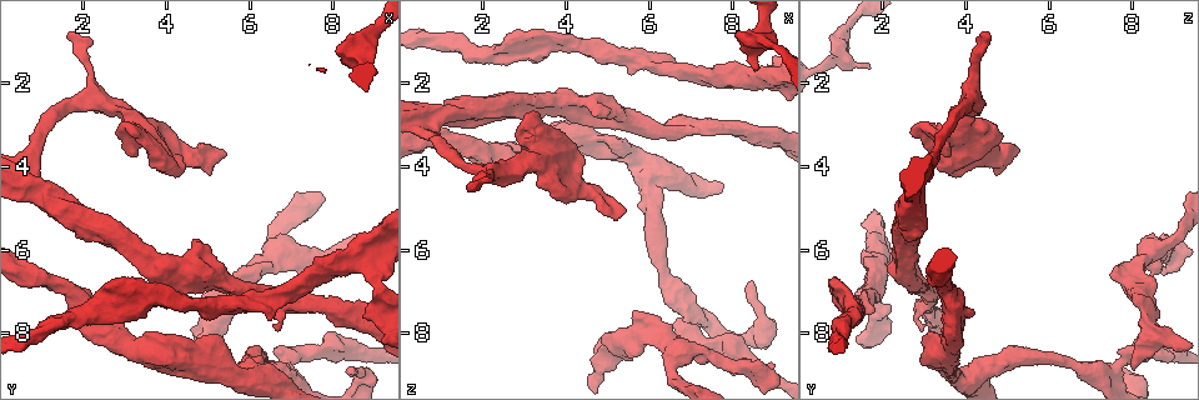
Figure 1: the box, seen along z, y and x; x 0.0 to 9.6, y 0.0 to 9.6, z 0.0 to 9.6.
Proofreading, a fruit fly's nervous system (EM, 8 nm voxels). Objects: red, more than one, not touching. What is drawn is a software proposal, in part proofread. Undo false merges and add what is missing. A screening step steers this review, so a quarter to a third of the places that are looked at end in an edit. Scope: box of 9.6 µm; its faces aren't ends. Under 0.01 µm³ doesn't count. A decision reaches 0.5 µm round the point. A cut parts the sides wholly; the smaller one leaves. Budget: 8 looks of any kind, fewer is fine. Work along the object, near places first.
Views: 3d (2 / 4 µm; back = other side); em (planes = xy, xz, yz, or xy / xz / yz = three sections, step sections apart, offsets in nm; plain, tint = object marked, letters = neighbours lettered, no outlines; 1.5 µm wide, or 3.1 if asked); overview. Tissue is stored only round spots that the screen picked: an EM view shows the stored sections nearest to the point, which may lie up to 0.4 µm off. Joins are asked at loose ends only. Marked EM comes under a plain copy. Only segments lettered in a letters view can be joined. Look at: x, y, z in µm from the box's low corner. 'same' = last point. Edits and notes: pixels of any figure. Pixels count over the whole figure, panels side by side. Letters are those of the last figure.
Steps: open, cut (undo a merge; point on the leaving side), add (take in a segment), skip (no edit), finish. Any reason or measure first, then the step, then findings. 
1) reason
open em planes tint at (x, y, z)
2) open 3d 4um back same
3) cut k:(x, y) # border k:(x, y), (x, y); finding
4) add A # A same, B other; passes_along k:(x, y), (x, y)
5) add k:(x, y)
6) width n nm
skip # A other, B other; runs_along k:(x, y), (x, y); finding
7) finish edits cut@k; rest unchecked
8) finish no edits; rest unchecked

free end
open 3d 2um at (9.05, 6.55, 8.75)

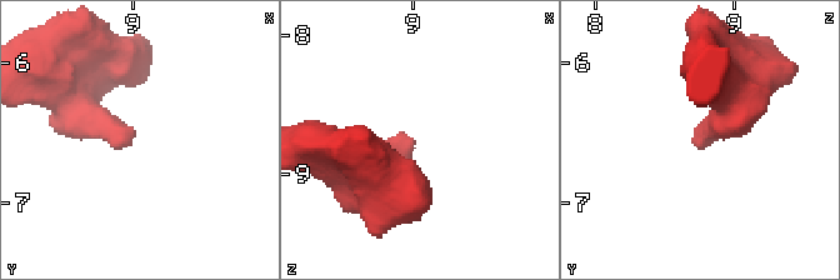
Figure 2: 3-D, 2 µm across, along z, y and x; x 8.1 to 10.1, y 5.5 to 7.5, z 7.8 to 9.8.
shape alone is not enough
open em planes letters at (9.00, 6.56, 8.76)

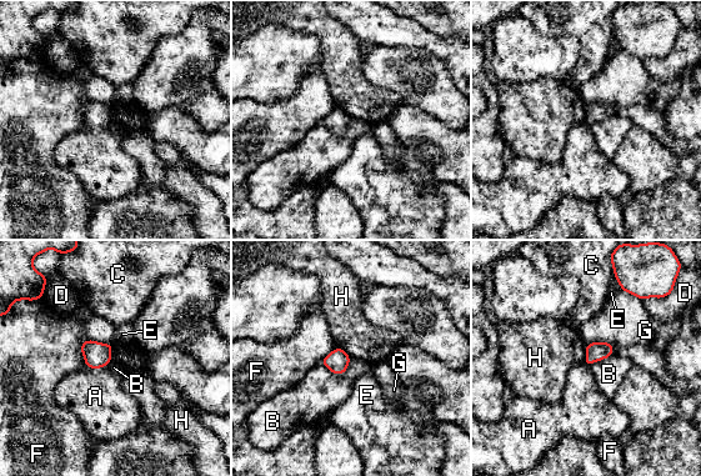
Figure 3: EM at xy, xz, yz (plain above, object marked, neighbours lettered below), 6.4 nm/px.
skip # A other, B other, C other, D other, E other, F other, G other, H other; border 3:(351, 357), (341, 374), (320, 362); no lettered segment goes on from it

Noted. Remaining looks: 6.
branch stops here
open em xz step 8 letters at (8.55, 1.60, 1.70)

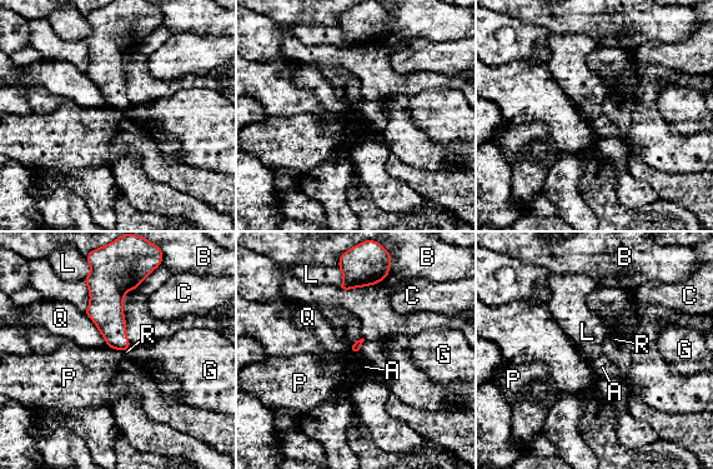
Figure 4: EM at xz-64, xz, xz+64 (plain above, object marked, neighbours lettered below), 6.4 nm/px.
skip # A other, B other, C other, G other, L other, P other, Q other, R other; border 4:(108, 345), (122, 352); none of them fits

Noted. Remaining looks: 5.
free end
open 3d 4um at (1.70, 0.75, 4.55)

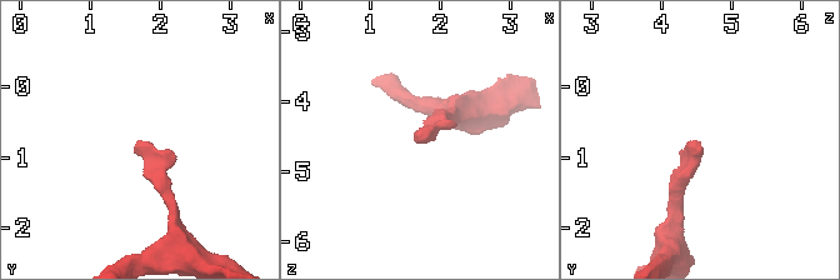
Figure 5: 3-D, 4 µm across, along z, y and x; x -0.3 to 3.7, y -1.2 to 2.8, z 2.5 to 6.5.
shape alone is not enough
open em planes letters at (1.70, 0.75, 4.50)

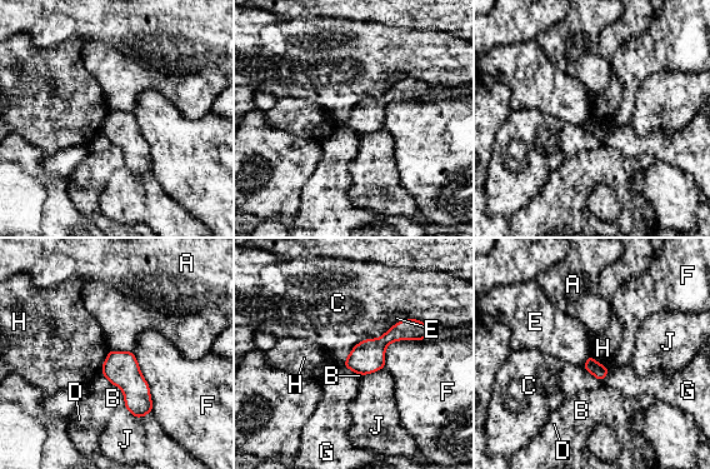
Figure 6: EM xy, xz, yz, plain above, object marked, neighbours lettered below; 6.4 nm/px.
skip # A other, B other, C other, D other, E other, F other, G other, H other, J other; no lettered segment goes on from it

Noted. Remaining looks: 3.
finish no edits; rest unchecked

